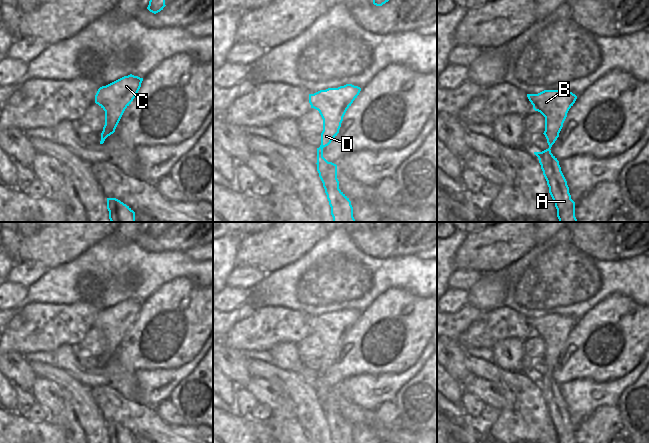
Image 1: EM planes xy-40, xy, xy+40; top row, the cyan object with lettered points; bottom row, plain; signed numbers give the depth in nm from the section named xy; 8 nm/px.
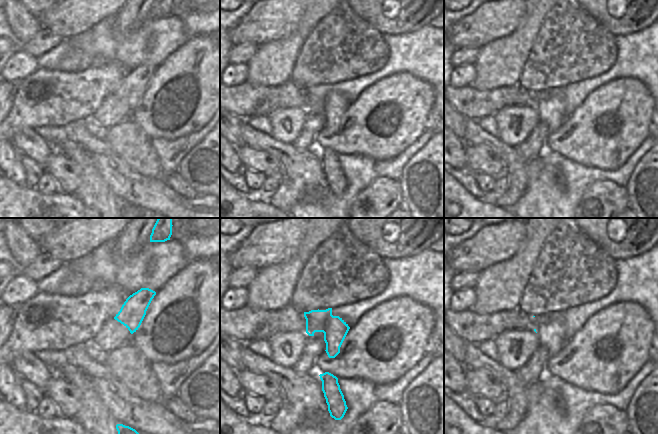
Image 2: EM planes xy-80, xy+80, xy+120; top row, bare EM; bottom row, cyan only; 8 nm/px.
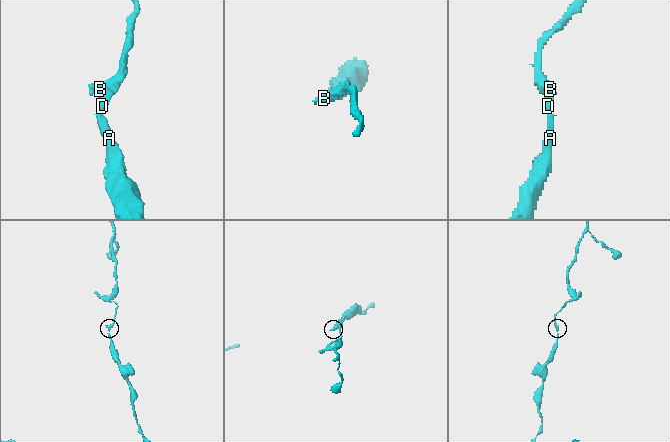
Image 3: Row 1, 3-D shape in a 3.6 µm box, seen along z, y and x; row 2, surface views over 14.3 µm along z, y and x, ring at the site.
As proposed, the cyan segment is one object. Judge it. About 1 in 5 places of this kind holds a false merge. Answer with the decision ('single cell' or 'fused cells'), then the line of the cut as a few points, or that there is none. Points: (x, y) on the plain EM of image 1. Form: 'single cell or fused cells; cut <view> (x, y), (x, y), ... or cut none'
single cell; cut none

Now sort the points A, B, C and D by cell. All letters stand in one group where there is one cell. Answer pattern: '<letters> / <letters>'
A B C D

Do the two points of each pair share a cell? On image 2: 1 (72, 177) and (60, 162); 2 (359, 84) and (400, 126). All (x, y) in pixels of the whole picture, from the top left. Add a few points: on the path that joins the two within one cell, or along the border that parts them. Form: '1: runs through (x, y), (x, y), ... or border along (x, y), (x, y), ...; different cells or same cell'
1: runs through (68, 174), (60, 166); same cell
2: border along (384, 77), (369, 85), (350, 104); different cells

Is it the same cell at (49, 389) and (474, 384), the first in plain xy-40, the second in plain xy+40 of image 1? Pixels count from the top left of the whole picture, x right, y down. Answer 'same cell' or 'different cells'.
same cell

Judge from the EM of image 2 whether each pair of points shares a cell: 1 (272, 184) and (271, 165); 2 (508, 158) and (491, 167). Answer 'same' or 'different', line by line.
1: different
2: different

